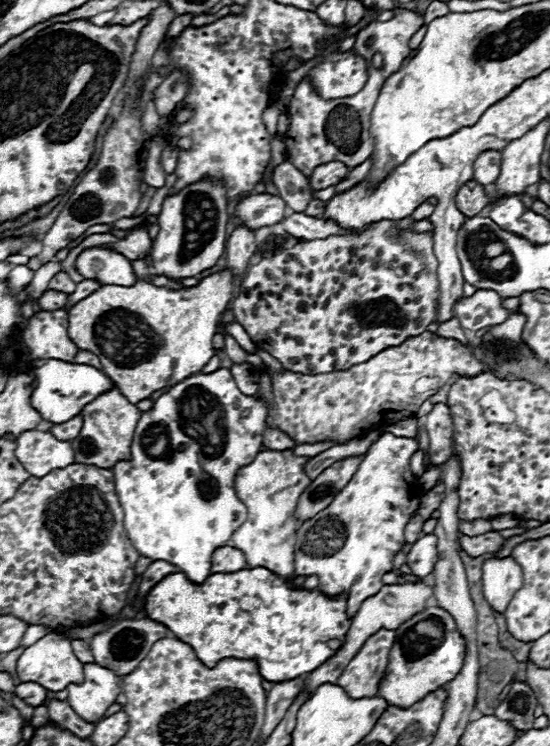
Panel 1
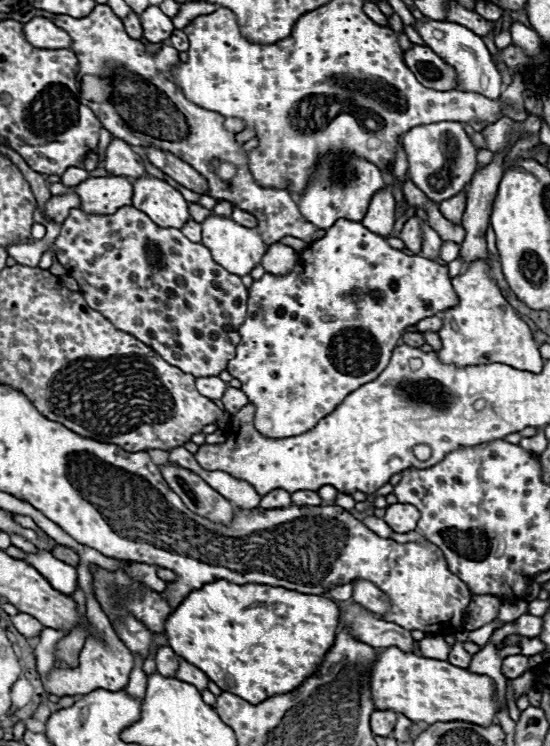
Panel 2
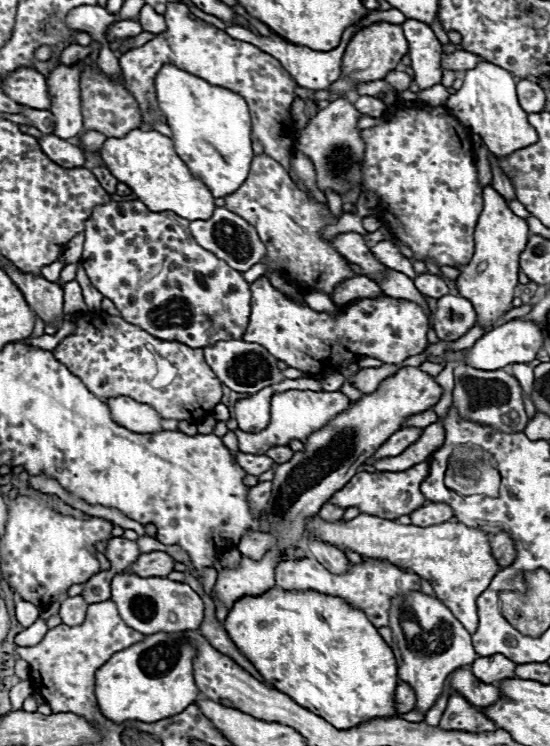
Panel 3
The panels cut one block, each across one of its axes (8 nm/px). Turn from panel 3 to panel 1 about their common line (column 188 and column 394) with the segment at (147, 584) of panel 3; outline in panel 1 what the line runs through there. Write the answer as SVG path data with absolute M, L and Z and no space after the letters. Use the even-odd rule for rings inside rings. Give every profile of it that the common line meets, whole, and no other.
M418 582L418 584L398 584L398 586L382 586L382 590L368 598L360 610L356 612L356 616L352 618L352 626L348 630L348 636L346 636L346 642L344 642L344 648L340 648L340 652L336 652L336 656L332 656L332 660L324 662L320 668L316 668L314 672L310 672L306 678L304 678L304 686L302 690L308 690L308 696L312 696L318 686L322 684L336 684L336 680L340 678L342 670L348 666L348 662L356 656L356 652L362 648L362 644L368 640L368 636L372 636L372 632L378 632L380 628L400 628L400 624L404 624L406 620L410 620L416 612L422 612L424 606L426 606L426 600L434 594L434 588L424 584L424 582Z

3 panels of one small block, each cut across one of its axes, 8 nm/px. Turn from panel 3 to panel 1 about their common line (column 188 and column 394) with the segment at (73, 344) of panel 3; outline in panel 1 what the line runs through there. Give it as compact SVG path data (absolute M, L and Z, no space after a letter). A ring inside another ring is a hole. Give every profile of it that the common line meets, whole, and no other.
M422 332L420 336L408 338L400 346L386 348L384 352L372 356L372 360L352 366L344 372L304 376L288 370L282 374L268 370L274 386L274 404L268 406L266 424L280 428L298 444L314 444L324 440L346 444L348 440L362 436L364 430L368 430L372 424L412 418L420 404L436 394L452 374L476 376L486 370L488 368L476 360L458 340ZM420 382L424 382L426 388L418 390ZM366 420L370 426L366 426Z

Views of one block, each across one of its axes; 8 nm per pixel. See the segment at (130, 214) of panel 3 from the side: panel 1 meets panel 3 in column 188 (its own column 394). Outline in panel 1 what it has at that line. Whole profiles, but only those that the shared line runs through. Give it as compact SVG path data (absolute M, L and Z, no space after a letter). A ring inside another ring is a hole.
M392 220L364 228L360 236L330 236L328 240L298 242L276 256L250 266L234 300L234 318L252 336L256 348L272 354L290 372L326 374L348 370L404 340L418 336L436 320L438 280L436 256L430 234L400 236L392 232Z

